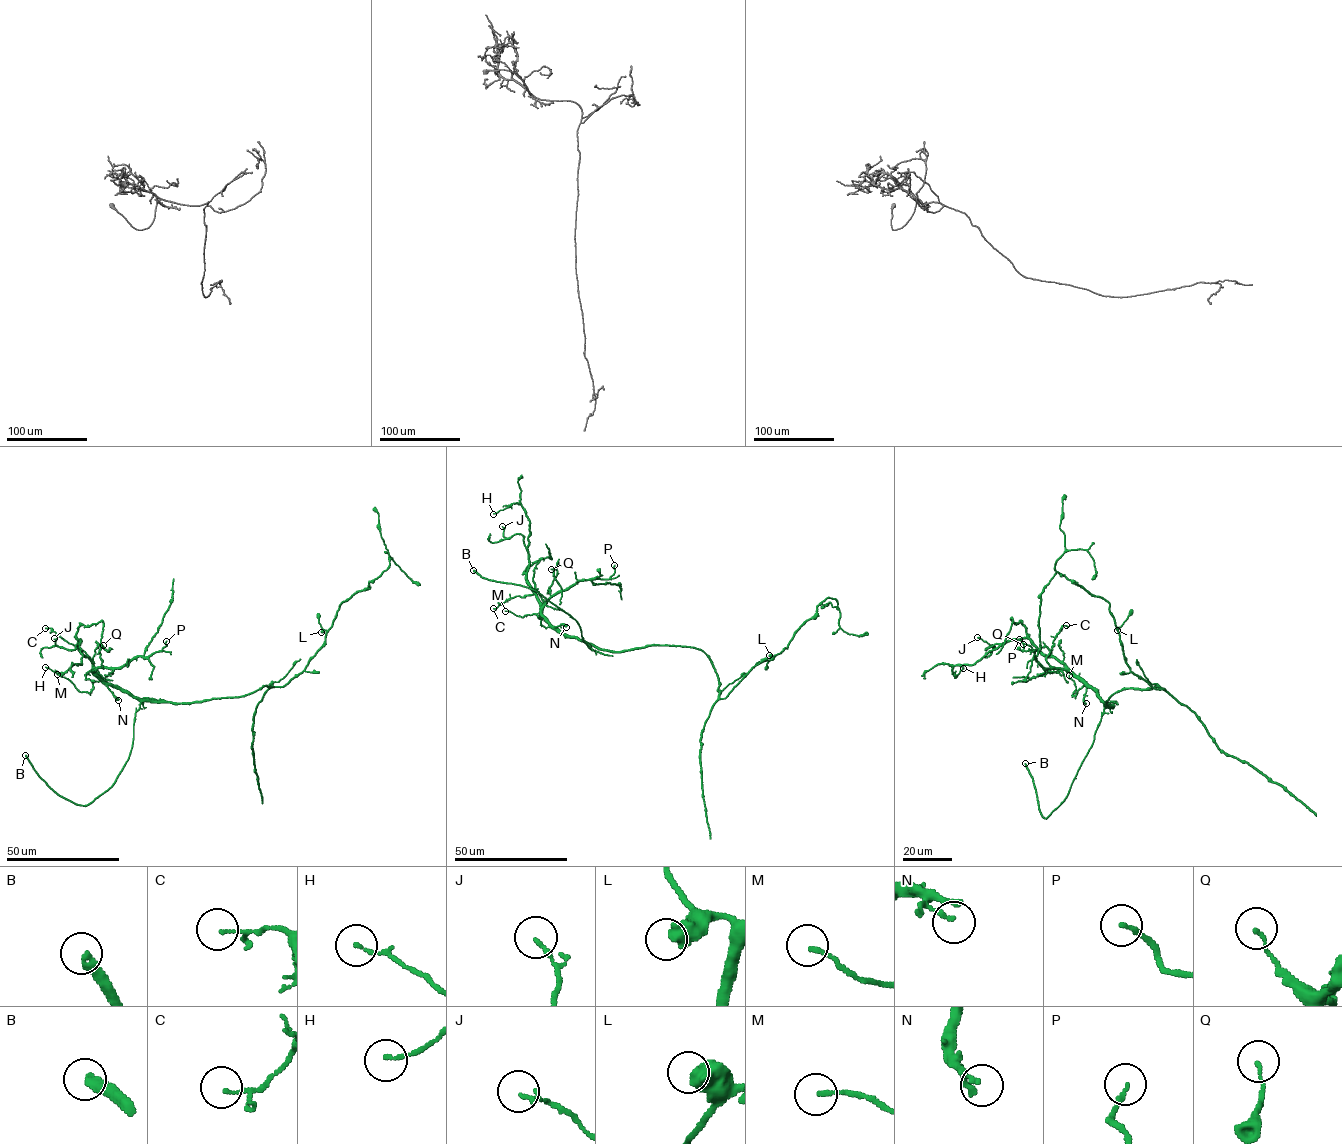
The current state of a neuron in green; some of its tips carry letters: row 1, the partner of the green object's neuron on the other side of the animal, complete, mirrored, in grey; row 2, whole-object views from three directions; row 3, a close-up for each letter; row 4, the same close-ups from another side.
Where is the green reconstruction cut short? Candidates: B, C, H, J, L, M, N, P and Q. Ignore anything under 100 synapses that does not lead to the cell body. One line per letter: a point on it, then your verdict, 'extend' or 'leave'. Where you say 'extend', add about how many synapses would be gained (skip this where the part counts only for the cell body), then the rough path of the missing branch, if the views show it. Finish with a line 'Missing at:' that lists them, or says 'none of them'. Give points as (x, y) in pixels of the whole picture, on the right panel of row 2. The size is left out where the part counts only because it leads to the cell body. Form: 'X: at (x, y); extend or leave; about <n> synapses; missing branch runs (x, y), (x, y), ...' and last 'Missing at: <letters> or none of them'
B: at (1025, 763); extend; missing branch runs (1025, 763), (1017, 749), (1011, 748)
C: at (1066, 625); leave
H: at (963, 668); leave
J: at (977, 637); leave
L: at (1117, 630); leave
M: at (1069, 675); leave
N: at (1086, 703); leave
P: at (1019, 639); leave
Q: at (1023, 644); leave
Missing at: B

